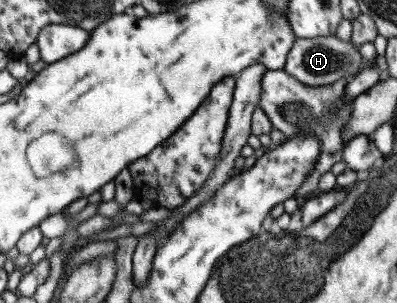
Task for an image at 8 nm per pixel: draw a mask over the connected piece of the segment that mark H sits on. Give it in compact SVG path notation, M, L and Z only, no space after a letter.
M336 36L326 37L313 37L308 39L294 38L291 48L288 50L283 70L294 77L296 81L309 86L325 86L342 79L343 77L348 78L348 81L355 75L358 74L364 67L376 67L376 60L364 61L360 55L359 50L353 48L353 43L348 41L342 41Z

